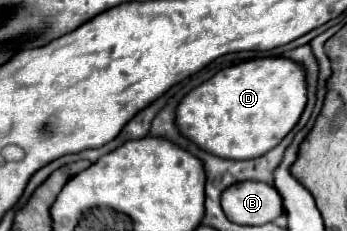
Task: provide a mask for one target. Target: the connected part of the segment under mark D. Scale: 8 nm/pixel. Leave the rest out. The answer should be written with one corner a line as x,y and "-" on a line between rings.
263,57
233,65
215,73
209,81
195,87
177,107
177,127
179,131
195,141
201,149
215,153
217,157
259,157
273,149
299,121
307,103
307,81
305,67
297,61
285,57

